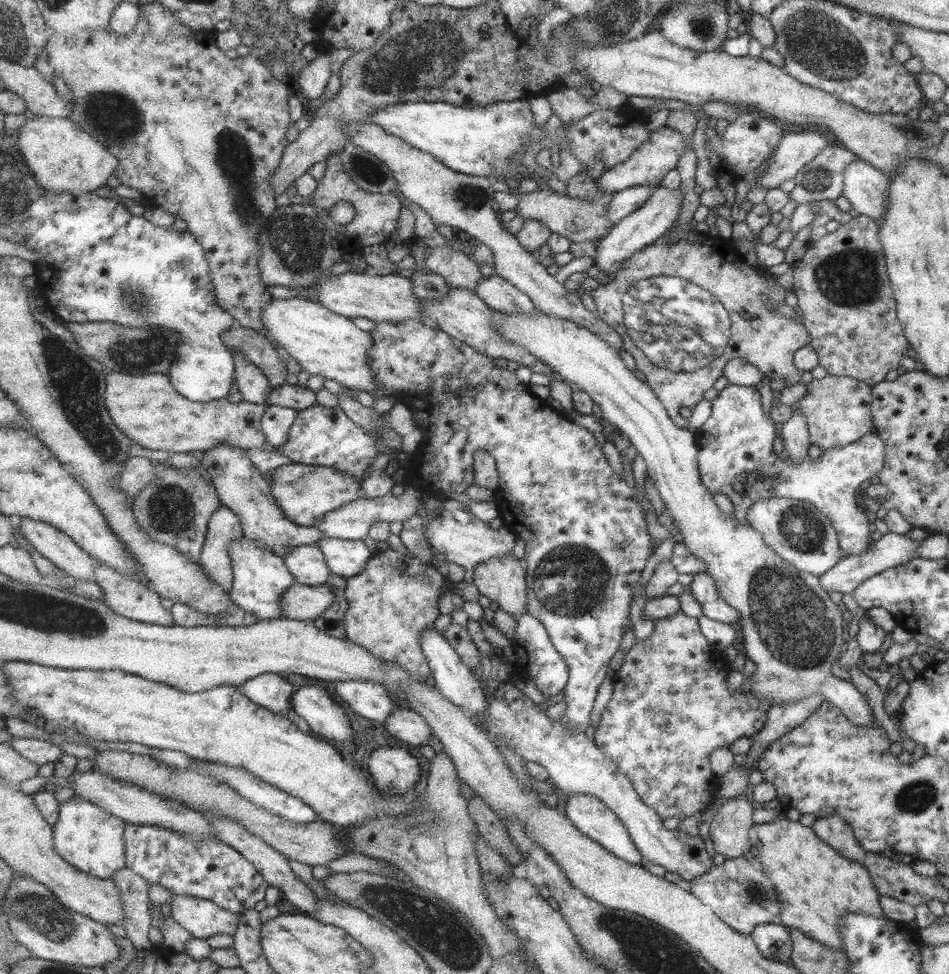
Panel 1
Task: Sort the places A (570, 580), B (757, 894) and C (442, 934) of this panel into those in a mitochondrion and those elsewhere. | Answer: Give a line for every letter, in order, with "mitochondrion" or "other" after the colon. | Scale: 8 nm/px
A: mitochondrion
B: mitochondrion
C: mitochondrion

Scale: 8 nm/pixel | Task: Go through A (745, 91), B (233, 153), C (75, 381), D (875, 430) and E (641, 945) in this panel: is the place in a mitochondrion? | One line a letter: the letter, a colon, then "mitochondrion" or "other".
A: other
B: mitochondrion
C: mitochondrion
D: other
E: mitochondrion

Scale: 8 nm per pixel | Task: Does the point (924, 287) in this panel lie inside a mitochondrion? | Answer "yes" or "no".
no

